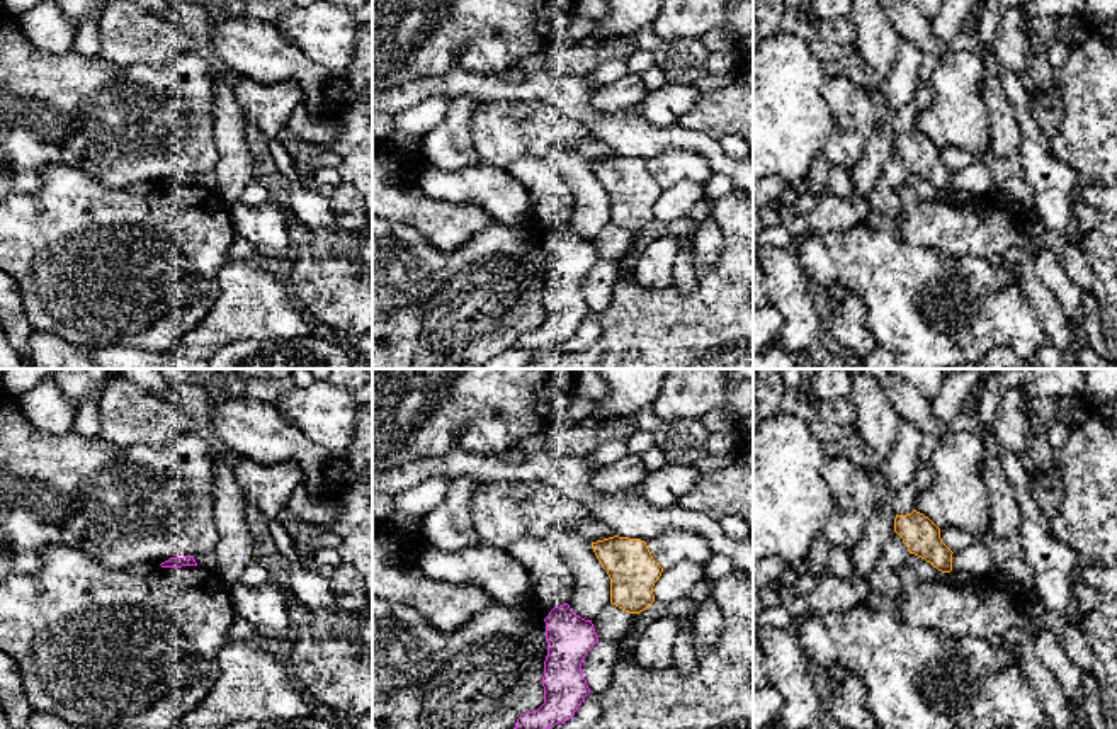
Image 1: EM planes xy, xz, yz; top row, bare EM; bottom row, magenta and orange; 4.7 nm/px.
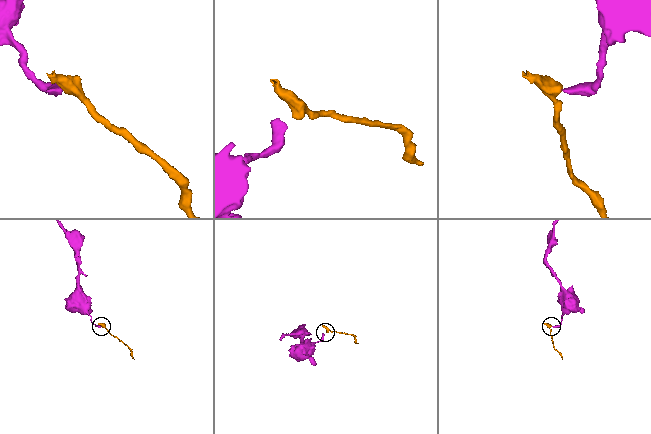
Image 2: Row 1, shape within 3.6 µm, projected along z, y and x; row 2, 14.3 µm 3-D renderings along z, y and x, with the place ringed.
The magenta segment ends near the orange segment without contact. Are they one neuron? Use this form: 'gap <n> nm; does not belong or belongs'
gap 130 nm; does not belong

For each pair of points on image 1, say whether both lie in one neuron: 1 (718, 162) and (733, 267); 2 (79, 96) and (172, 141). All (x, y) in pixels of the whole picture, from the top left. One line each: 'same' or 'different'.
1: different
2: same

